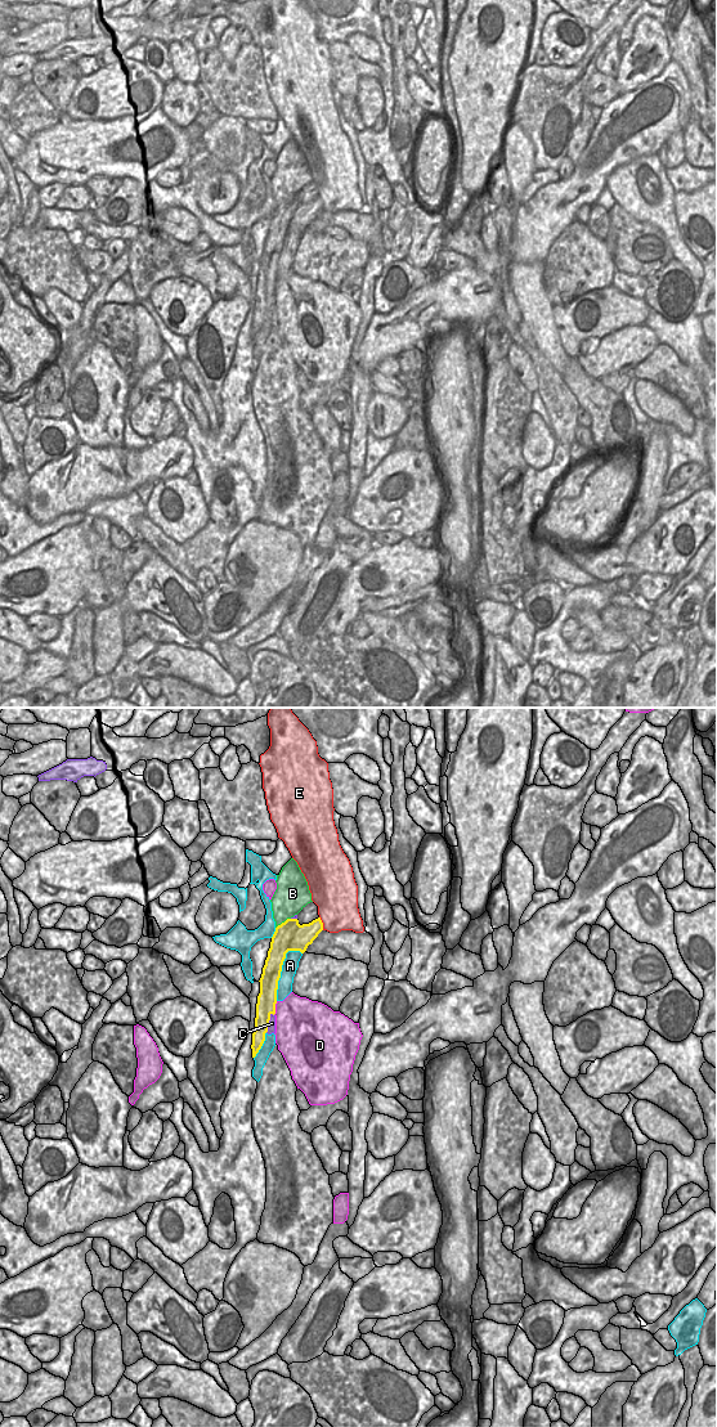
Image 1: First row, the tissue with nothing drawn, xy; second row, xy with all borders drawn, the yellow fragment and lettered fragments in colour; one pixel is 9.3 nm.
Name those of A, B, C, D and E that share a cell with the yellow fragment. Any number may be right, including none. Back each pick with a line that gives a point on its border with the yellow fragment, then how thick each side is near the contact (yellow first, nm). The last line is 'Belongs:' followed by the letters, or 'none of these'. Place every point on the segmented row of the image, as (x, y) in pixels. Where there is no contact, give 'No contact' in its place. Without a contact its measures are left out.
Belongs: none of these.

